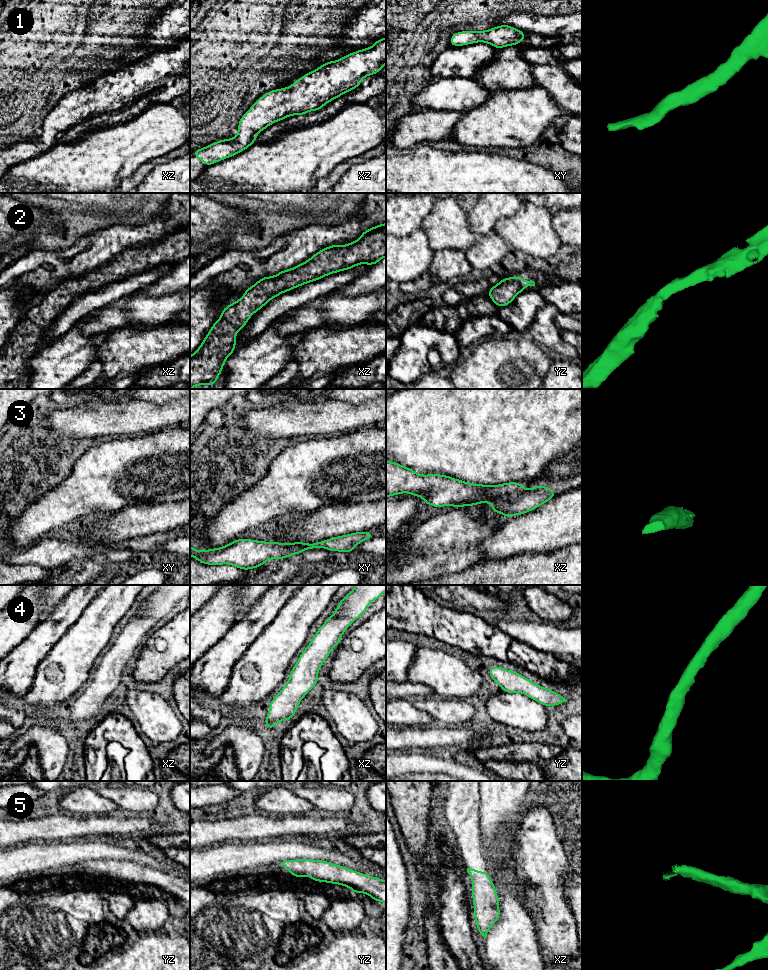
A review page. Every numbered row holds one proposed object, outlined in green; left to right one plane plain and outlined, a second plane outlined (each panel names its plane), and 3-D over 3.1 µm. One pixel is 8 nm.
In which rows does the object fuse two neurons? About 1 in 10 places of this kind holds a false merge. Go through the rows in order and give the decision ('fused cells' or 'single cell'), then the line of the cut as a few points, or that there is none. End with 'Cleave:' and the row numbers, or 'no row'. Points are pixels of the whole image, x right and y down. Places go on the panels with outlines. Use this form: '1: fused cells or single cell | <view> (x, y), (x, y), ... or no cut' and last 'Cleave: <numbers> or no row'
1: single cell | no cut
2: single cell | no cut
3: single cell | no cut
4: single cell | no cut
5: single cell | no cut
Cleave: no row

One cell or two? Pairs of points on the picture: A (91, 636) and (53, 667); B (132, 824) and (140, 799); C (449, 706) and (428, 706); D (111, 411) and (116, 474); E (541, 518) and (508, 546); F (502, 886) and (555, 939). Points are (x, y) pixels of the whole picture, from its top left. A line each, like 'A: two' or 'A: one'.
A: one
B: two
C: one
D: two
E: one
F: two

